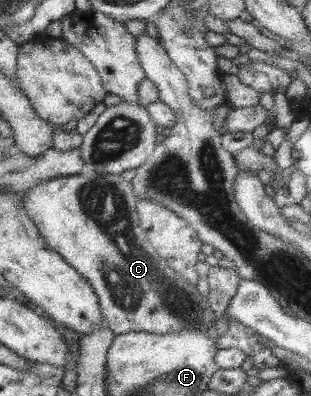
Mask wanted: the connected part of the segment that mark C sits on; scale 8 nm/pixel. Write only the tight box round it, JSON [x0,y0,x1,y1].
[23,164,217,336]

